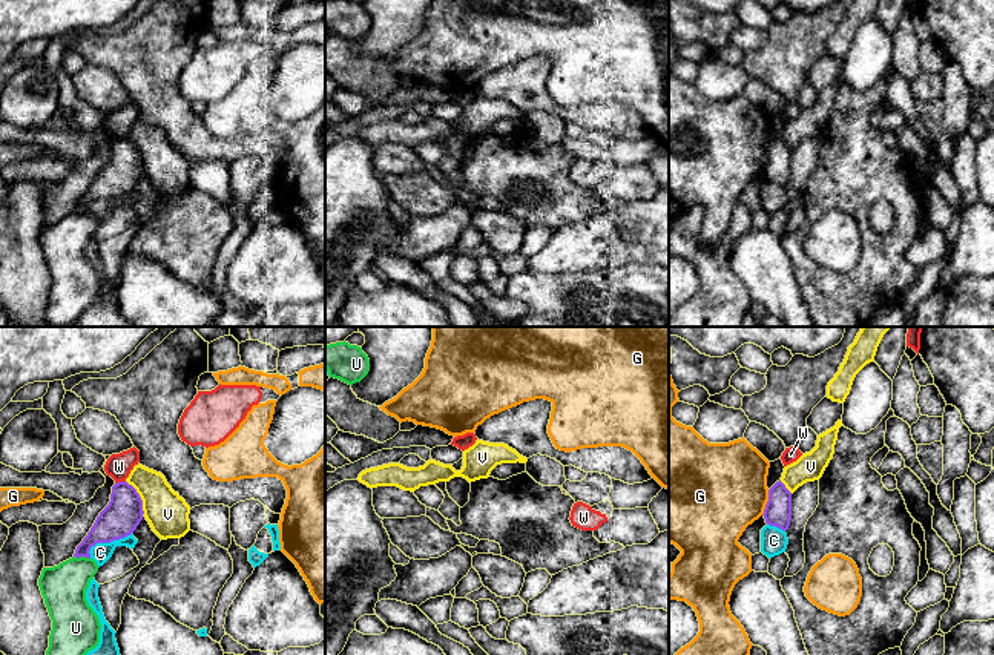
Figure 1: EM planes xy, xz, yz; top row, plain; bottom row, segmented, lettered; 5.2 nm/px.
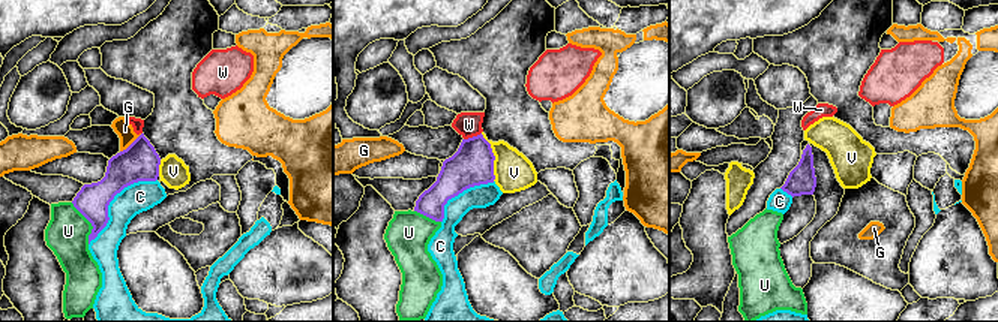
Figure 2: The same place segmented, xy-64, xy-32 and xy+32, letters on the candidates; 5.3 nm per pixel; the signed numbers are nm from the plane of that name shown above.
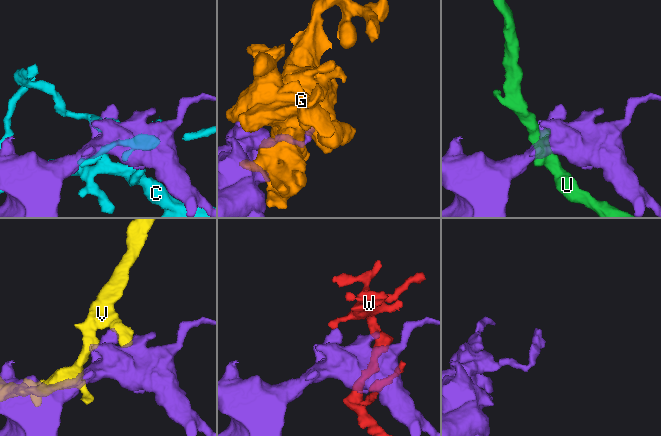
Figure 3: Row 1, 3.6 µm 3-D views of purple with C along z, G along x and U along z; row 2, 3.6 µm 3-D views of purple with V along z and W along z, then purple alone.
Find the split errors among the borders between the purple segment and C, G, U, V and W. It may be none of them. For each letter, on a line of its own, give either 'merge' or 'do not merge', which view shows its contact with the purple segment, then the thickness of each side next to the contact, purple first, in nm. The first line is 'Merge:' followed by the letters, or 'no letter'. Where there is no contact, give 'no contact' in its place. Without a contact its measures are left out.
Merge: no letter
C: do not merge; meets purple in xy; 190 nm thick on the purple side, 100 nm on the other
G: do not merge; meets purple in yz; 140 nm thick on the purple side, 460 nm on the other
U: do not merge; meets purple in xy; 180 nm thick on the purple side, 240 nm on the other
V: do not merge; meets purple in xy; 190 nm thick on the purple side, 220 nm on the other
W: do not merge; meets purple in xy; 190 nm thick on the purple side, 140 nm on the other

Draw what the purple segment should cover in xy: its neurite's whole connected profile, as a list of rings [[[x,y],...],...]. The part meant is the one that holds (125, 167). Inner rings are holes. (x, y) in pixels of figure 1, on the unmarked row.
[[[127,138],[115,140],[109,161],[100,169],[87,192],[77,202],[74,213],[91,215],[89,207],[97,199],[110,199],[133,190],[143,176],[143,170],[143,156],[137,146]]]

